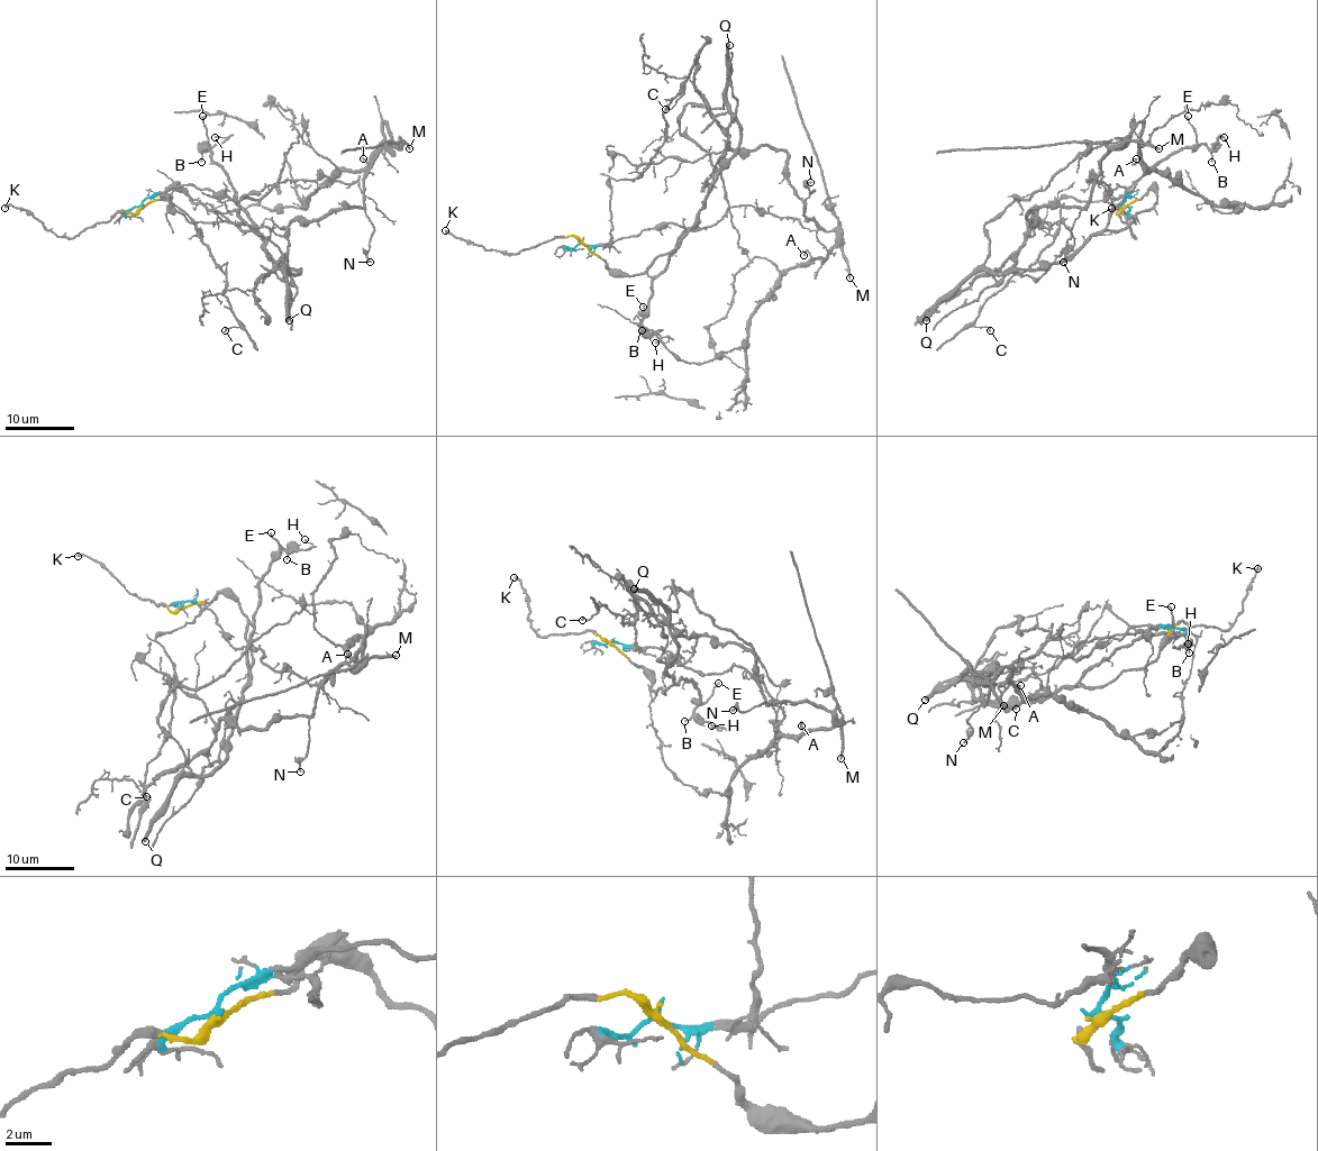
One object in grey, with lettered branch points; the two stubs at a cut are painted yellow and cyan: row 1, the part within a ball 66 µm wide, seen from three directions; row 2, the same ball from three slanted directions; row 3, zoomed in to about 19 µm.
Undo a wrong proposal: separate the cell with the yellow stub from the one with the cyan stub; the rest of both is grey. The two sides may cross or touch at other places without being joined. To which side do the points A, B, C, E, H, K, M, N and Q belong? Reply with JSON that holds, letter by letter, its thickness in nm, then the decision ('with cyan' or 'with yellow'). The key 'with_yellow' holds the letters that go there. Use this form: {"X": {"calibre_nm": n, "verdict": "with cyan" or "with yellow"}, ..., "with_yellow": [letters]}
{"A": {"calibre_nm": 140, "verdict": "with cyan"}, "B": {"calibre_nm": 120, "verdict": "with yellow"}, "C": {"calibre_nm": 150, "verdict": "with cyan"}, "E": {"calibre_nm": 190, "verdict": "with yellow"}, "H": {"calibre_nm": 130, "verdict": "with yellow"}, "K": {"calibre_nm": 260, "verdict": "with yellow"}, "M": {"calibre_nm": 240, "verdict": "with cyan"}, "N": {"calibre_nm": 180, "verdict": "with cyan"}, "Q": {"calibre_nm": 440, "verdict": "with yellow"}, "with_yellow": ["B", "E", "H", "K", "Q"]}

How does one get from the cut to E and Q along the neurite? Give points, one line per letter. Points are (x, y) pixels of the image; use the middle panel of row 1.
E: (582, 243), (610, 267), (639, 275), (696, 225), (676, 240), (653, 280), (647, 314), (643, 305)
Q: (582, 243), (610, 267), (639, 275), (679, 244), (694, 224), (696, 212), (741, 136), (727, 92), (728, 44)

